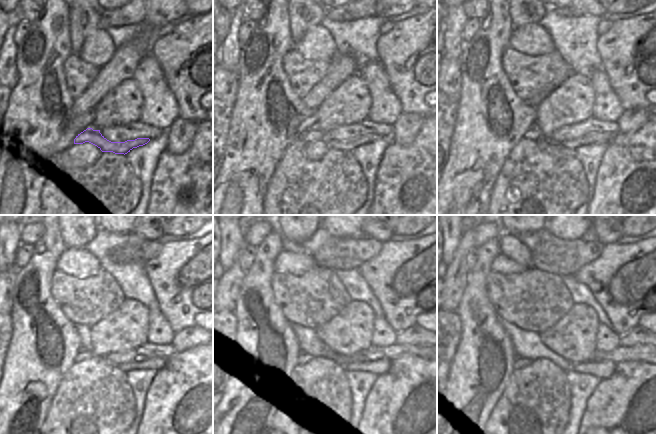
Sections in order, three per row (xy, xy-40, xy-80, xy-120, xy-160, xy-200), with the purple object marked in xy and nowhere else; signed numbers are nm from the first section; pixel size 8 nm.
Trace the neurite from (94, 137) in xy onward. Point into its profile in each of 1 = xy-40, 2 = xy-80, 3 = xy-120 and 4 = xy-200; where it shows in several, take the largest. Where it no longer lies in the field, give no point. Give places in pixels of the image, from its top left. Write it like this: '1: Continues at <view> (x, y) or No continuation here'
1: Continues at xy-40 (312, 135)
2: Continues at xy-80 (588, 139)
3: Continues at xy-120 (156, 364)
4: Continues at xy-200 (604, 369).

